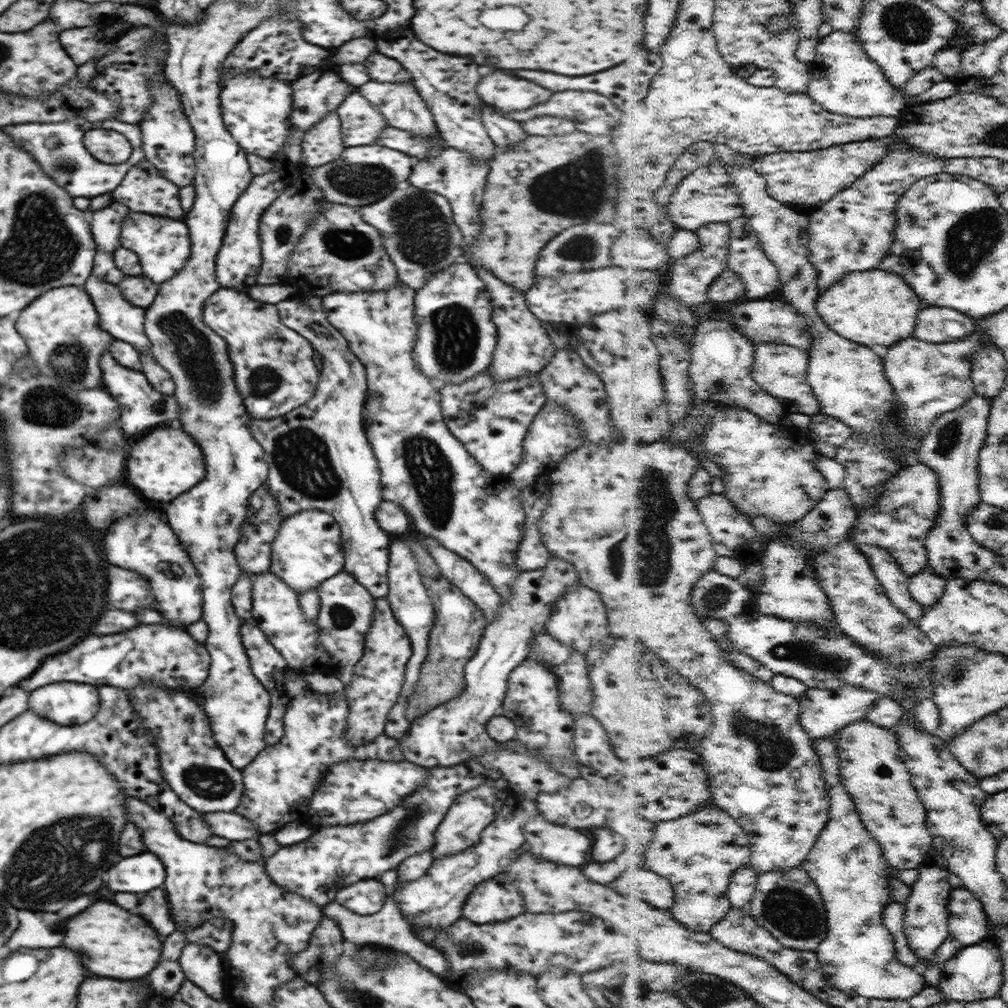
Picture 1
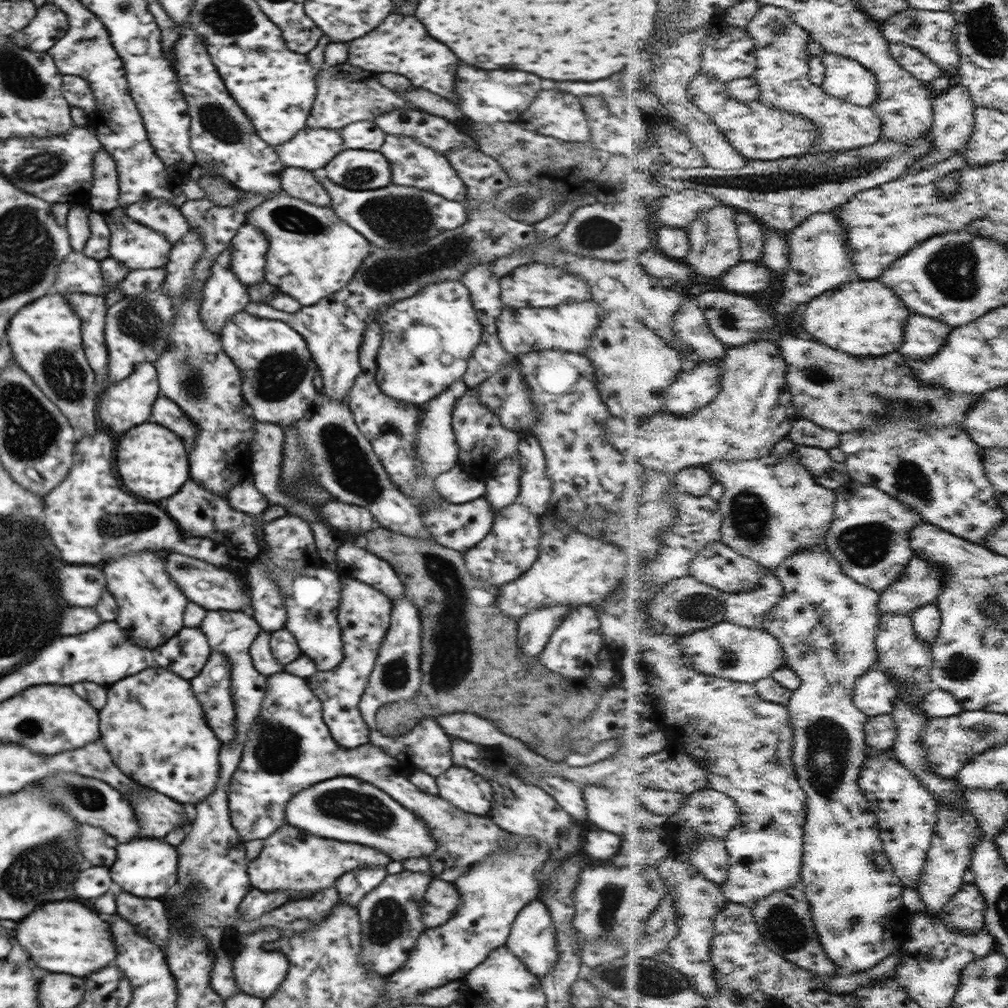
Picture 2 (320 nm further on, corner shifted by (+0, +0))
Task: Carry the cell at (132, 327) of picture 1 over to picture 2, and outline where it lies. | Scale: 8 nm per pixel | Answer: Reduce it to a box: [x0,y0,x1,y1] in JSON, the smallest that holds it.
[97,362,160,436]

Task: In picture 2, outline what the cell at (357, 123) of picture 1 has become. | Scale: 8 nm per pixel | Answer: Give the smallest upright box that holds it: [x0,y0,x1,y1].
[275,128,344,171]

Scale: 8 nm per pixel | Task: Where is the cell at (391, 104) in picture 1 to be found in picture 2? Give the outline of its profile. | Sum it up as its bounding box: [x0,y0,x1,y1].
[379,135,467,201]

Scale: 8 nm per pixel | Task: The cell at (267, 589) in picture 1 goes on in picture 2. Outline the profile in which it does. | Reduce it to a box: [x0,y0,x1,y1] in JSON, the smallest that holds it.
[165,552,252,614]

